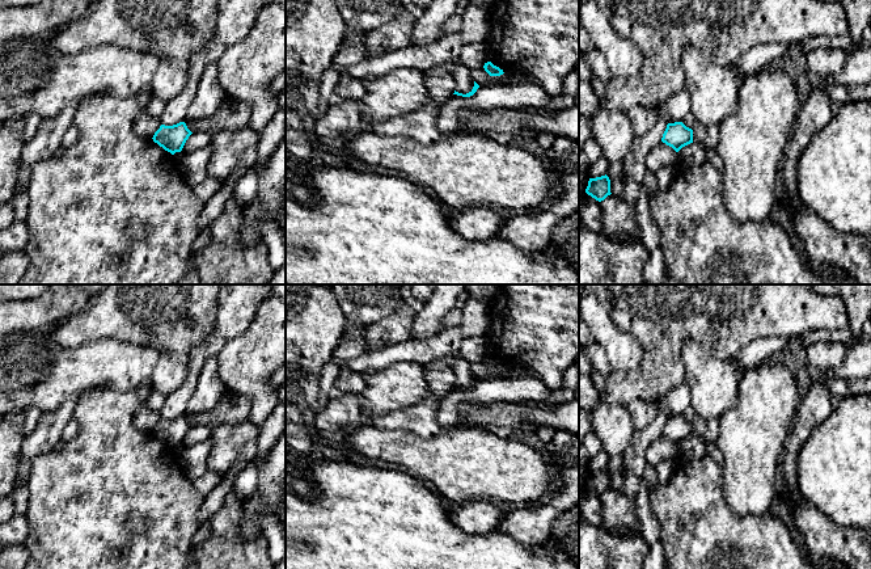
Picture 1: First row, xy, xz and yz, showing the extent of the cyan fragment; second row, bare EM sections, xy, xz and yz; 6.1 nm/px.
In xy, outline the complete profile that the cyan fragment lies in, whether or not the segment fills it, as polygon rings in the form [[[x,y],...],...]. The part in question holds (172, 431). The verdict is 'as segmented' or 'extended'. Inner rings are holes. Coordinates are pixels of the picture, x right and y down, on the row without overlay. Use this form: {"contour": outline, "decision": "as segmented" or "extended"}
{"contour": [[[185,416],[173,420],[161,418],[153,429],[153,435],[162,441],[165,444],[174,448],[181,446],[186,434],[193,426],[187,422]]], "decision": "as segmented"}

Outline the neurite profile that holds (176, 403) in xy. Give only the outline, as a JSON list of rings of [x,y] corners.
[[[221,284],[216,326],[206,341],[191,349],[189,376],[182,385],[166,396],[160,410],[162,418],[173,420],[185,414],[204,362],[219,357],[228,342],[244,333],[270,296],[269,284]]]

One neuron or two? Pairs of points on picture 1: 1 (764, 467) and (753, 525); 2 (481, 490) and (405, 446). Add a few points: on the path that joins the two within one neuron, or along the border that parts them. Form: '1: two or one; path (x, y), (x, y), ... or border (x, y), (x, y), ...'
1: two; border (726, 502), (740, 515), (759, 515), (769, 511)
2: one; path (463, 472), (452, 462), (423, 458)

